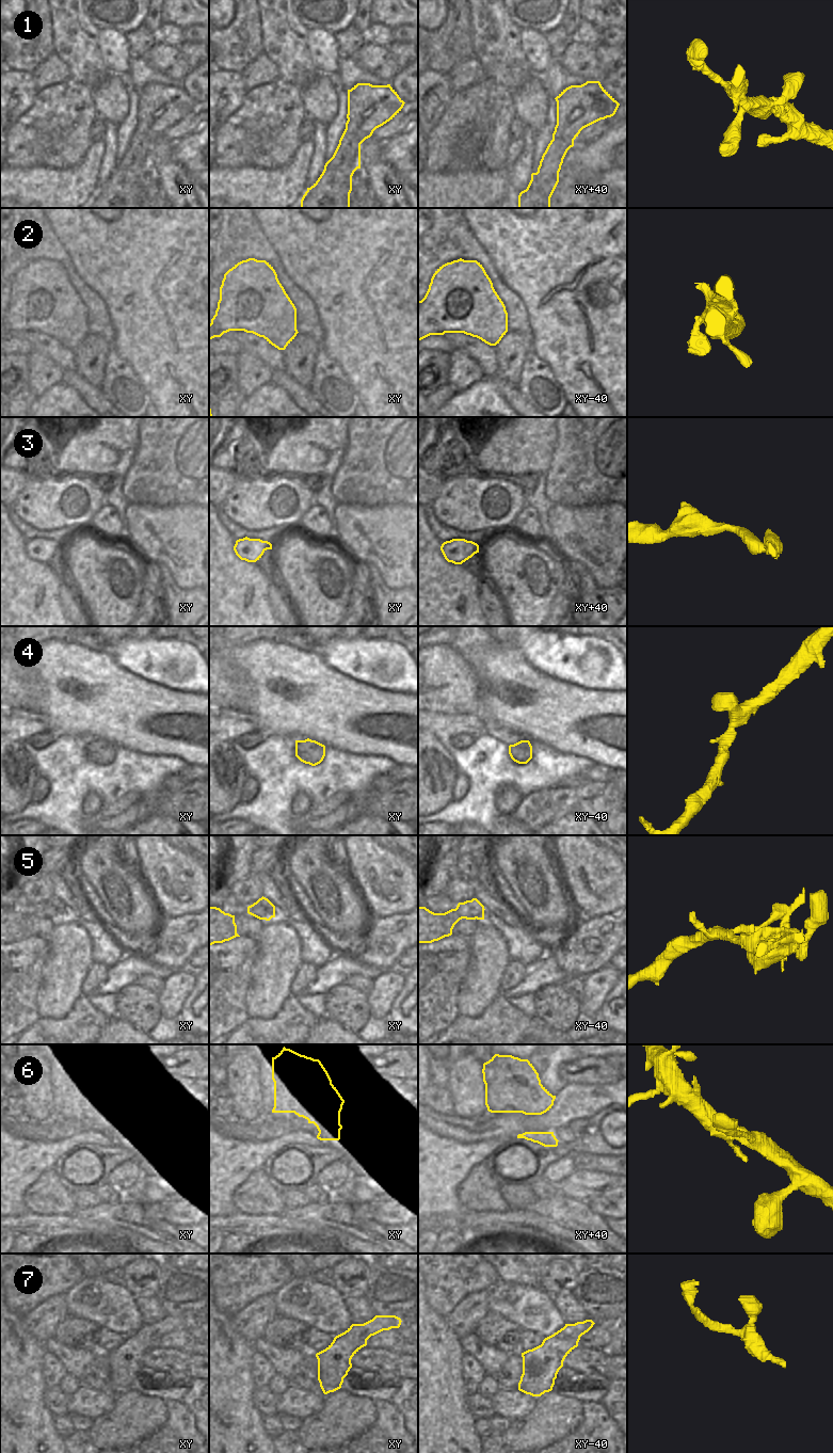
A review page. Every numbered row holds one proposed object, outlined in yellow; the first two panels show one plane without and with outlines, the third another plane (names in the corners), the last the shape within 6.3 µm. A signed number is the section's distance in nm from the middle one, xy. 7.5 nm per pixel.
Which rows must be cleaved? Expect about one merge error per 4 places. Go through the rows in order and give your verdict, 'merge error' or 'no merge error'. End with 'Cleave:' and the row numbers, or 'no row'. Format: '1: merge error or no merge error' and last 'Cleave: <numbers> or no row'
1: no merge error
2: no merge error
3: no merge error
4: no merge error
5: merge error
6: no merge error
7: no merge error
Cleave: 5

